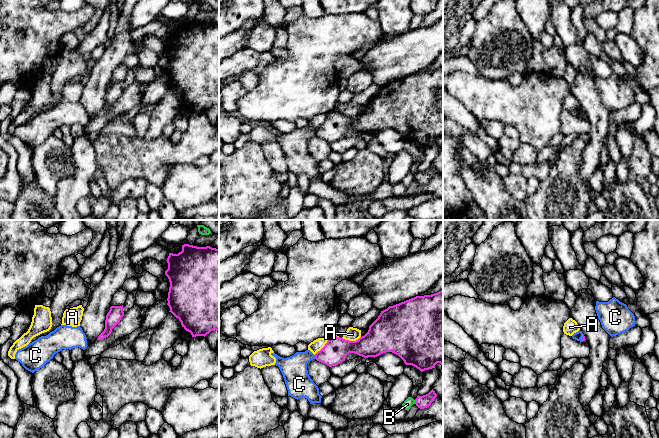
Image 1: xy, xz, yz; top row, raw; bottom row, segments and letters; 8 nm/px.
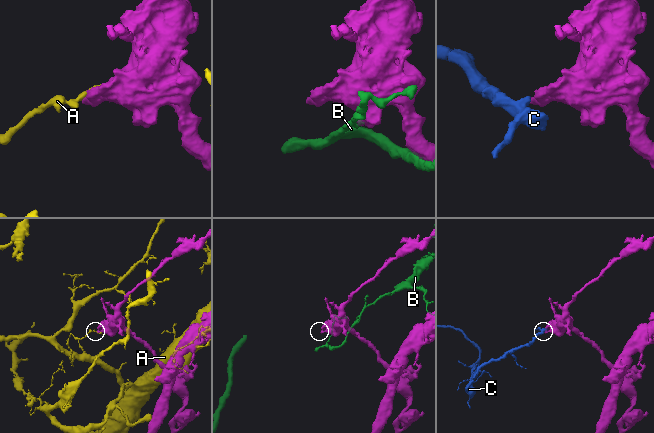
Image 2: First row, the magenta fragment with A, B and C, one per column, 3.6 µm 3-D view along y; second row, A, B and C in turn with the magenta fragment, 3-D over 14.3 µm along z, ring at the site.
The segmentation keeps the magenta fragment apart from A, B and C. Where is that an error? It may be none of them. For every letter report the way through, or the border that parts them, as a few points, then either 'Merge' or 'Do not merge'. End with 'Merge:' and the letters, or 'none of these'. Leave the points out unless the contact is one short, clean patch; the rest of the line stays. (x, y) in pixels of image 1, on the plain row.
A: Do not merge
B: Do not merge
C: Boundary: xz (314, 131), (315, 134). Do not merge
Merge: none of these

